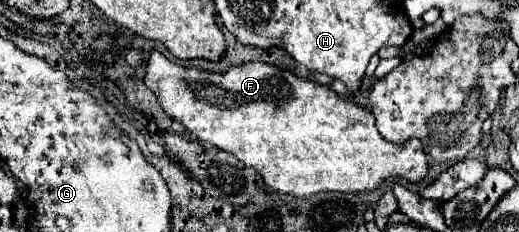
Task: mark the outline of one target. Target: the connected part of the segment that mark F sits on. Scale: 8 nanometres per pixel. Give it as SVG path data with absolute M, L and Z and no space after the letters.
M153 49L145 61L143 81L155 93L163 111L169 113L169 117L177 119L193 137L207 141L221 151L233 153L241 163L257 169L263 181L279 193L293 197L311 197L319 191L359 193L375 189L387 177L403 177L417 183L427 175L429 169L429 157L425 155L421 141L415 137L401 145L385 141L379 135L375 117L369 109L363 109L353 101L339 97L325 85L297 77L295 73L279 69L275 65L251 61L215 73L201 67L185 67L173 63L163 53Z

